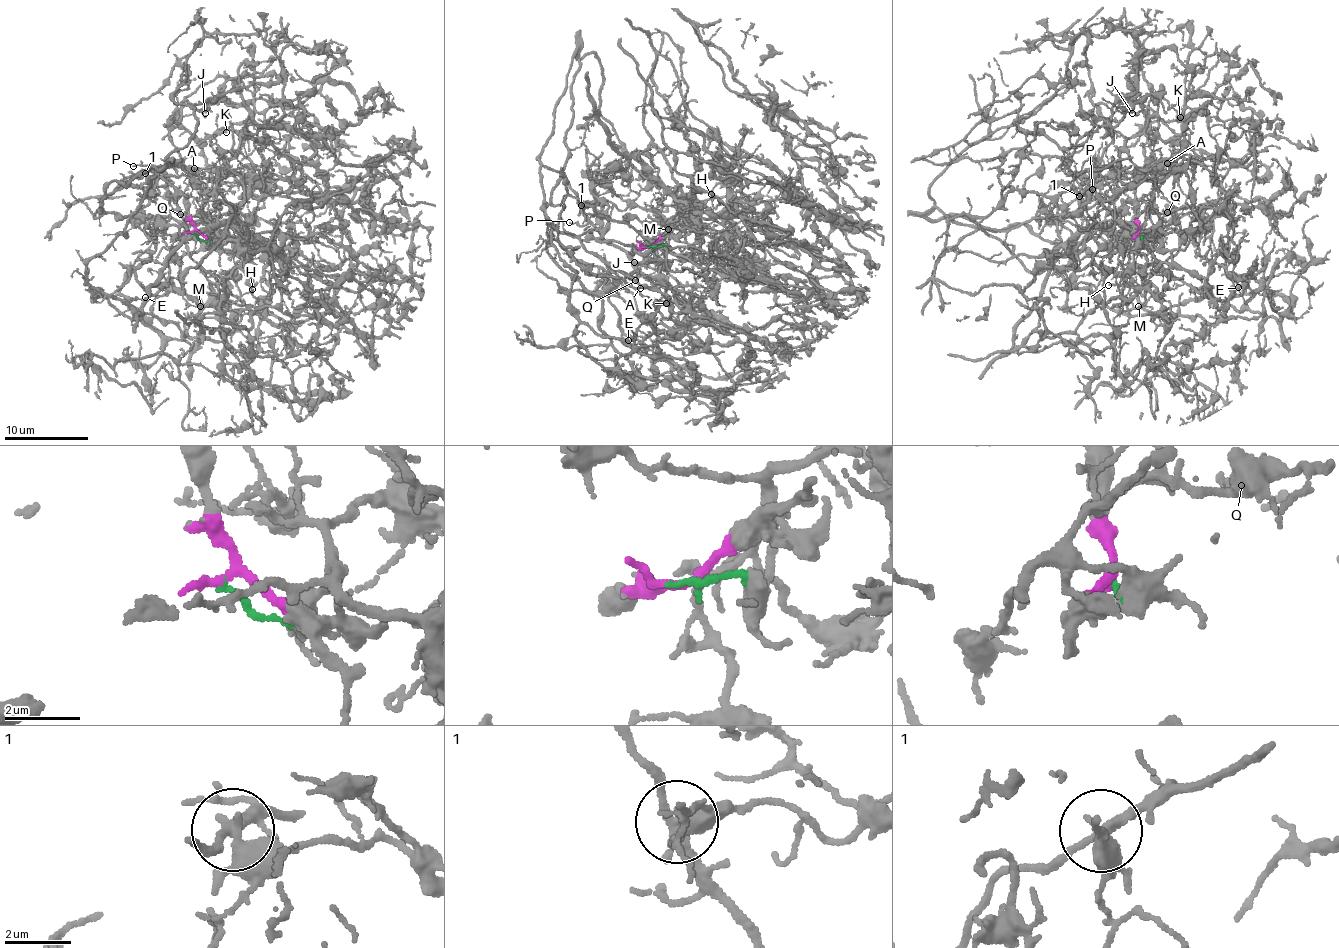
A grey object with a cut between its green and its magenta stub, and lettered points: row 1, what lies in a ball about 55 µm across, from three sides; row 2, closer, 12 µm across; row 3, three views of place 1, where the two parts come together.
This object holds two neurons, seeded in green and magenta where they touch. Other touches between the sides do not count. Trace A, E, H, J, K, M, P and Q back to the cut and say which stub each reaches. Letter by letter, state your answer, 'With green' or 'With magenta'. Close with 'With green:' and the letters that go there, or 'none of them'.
A: With magenta
E: With magenta
H: With green
J: With magenta
K: With magenta
M: With magenta
P: With magenta
Q: With green
With green: H, Q

